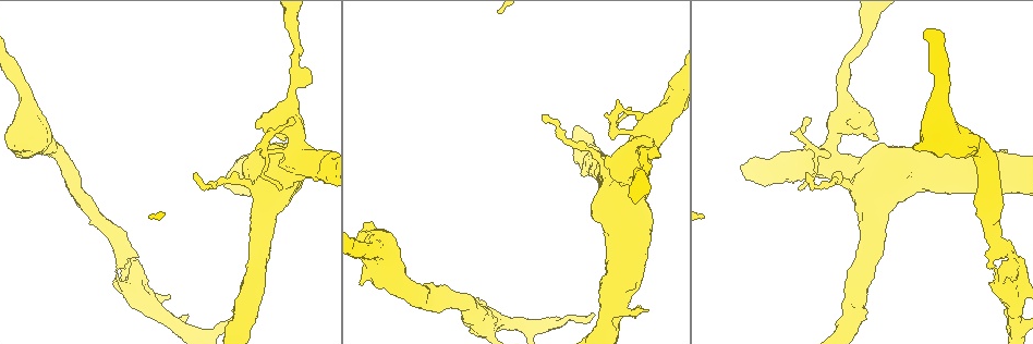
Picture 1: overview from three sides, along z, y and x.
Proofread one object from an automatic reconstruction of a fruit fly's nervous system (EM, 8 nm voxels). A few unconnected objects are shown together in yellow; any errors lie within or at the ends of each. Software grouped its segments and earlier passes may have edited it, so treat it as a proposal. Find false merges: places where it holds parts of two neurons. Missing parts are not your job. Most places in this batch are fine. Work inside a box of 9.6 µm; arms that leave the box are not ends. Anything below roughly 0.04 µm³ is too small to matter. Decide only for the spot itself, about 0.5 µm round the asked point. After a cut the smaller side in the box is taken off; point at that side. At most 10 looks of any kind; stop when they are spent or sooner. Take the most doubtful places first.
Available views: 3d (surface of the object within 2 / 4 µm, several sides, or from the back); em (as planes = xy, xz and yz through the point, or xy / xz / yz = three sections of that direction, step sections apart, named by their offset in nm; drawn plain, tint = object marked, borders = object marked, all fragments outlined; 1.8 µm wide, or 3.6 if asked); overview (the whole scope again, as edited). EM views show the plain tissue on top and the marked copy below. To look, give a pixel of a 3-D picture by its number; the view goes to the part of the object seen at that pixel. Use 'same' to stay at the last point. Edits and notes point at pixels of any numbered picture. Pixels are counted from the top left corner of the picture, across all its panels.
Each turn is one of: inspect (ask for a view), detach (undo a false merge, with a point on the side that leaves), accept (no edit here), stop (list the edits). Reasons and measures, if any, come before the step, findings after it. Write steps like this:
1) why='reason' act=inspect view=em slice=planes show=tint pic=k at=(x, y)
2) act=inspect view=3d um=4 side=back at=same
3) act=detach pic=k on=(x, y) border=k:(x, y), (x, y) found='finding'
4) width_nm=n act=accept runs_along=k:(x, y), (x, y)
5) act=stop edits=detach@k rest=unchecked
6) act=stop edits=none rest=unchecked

why='thick turns thin' act=inspect view=em um=3.6 slice=planes show=tint pic=1 at=(139, 300)

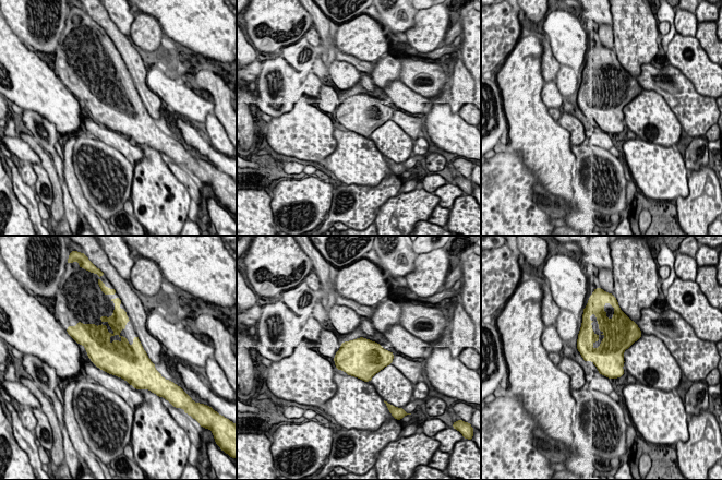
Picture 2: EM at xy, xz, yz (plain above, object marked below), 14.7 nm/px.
width_nm=550 act=accept found='all the same neuron'

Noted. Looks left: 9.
why='sharp bend' act=inspect view=em um=3.6 slice=planes show=tint pic=1 at=(637, 131)

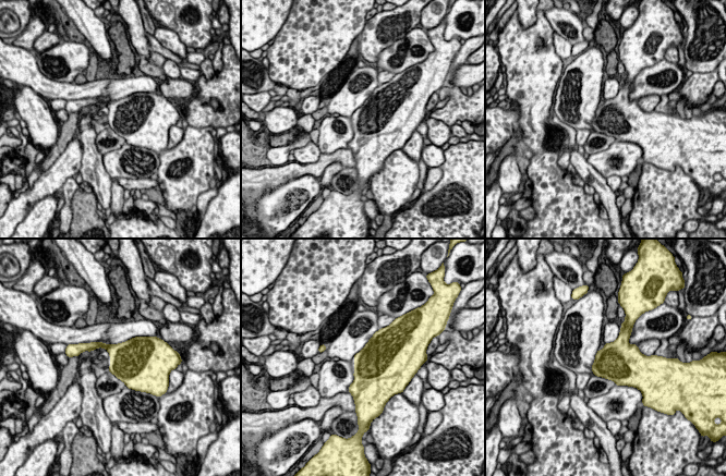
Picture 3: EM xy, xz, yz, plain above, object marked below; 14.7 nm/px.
width_nm=600 act=accept found='one neuron here'

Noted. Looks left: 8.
why='sudden change in width' act=inspect view=3d um=4 pic=1 at=(388, 271)

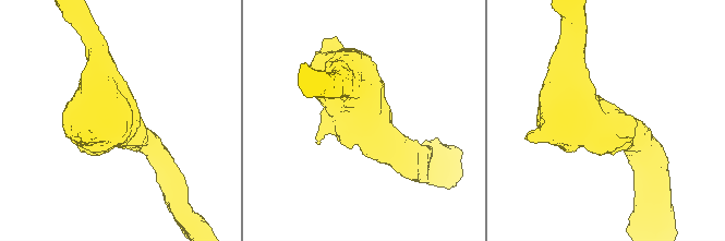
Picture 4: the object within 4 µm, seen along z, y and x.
act=inspect view=em um=3.6 slice=xy step=4 show=tint pic=4 at=(611, 126)

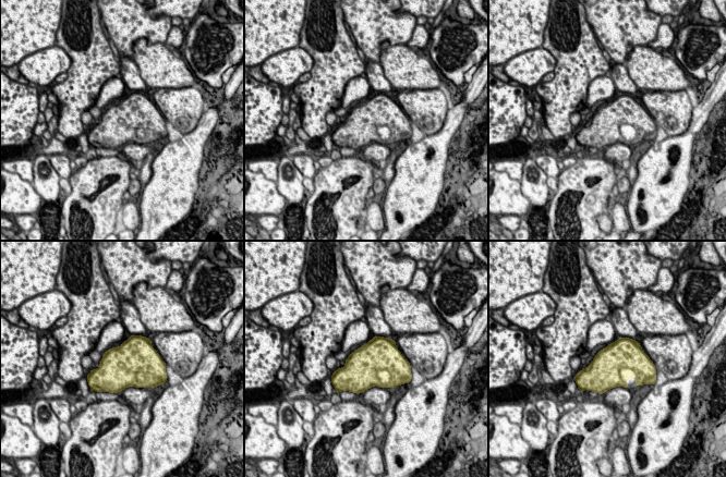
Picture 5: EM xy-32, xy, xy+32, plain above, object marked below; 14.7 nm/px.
why='another direction' act=inspect view=em um=3.6 slice=planes show=borders at=same

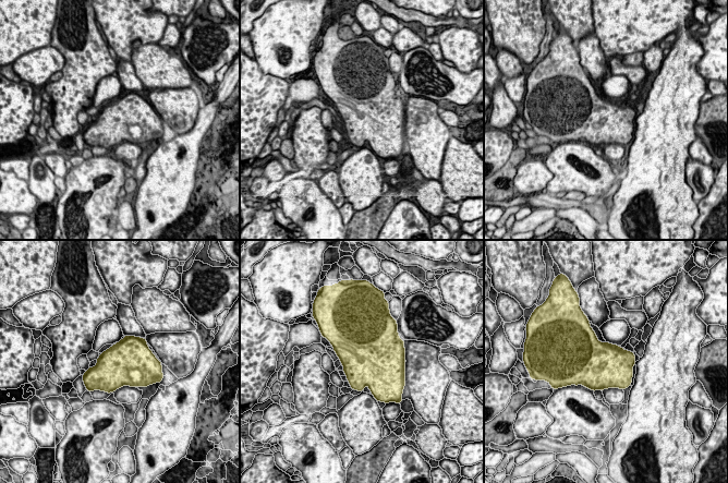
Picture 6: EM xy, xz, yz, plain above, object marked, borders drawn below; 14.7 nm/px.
act=accept found='all the same neuron'

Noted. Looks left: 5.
why='calibre changes' act=inspect view=3d um=4 side=back pic=1 at=(608, 304)

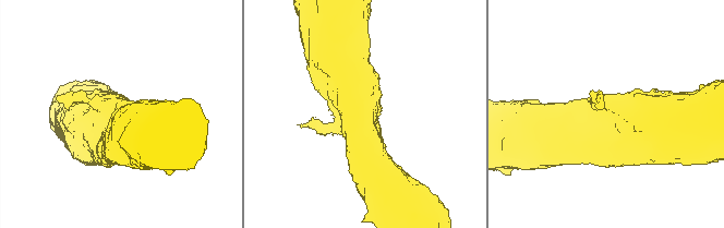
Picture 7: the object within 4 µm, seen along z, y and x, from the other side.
why='shape alone is not enough' act=inspect view=em um=3.6 slice=yz step=16 show=tint pic=7 at=(611, 114)

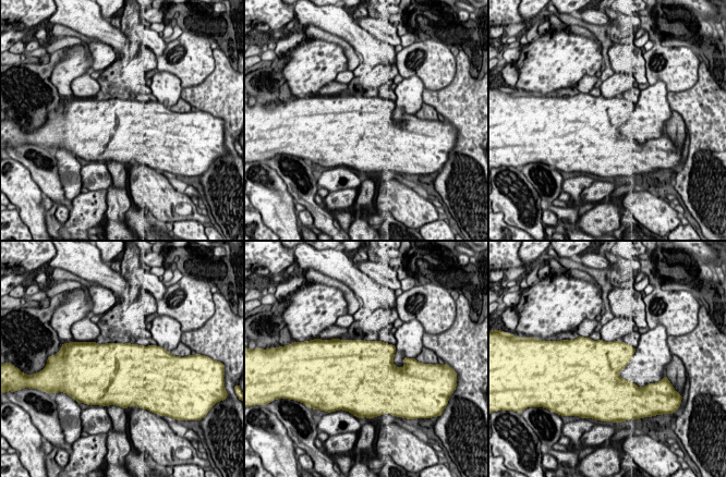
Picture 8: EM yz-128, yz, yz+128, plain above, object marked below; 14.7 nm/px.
width_nm=550 act=accept found='continuous, no second neuron'

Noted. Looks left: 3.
act=stop edits=none rest=unchecked

